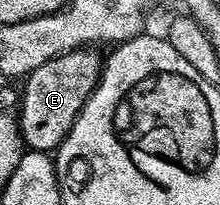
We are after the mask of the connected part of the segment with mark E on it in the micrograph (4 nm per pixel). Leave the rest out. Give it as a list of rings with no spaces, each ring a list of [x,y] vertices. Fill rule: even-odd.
[[[82,48],[60,54],[47,60],[47,64],[39,64],[39,68],[32,70],[24,79],[25,91],[19,94],[19,121],[28,149],[53,152],[61,145],[83,104],[89,99],[89,93],[101,78],[103,58],[95,51],[93,48]]]

